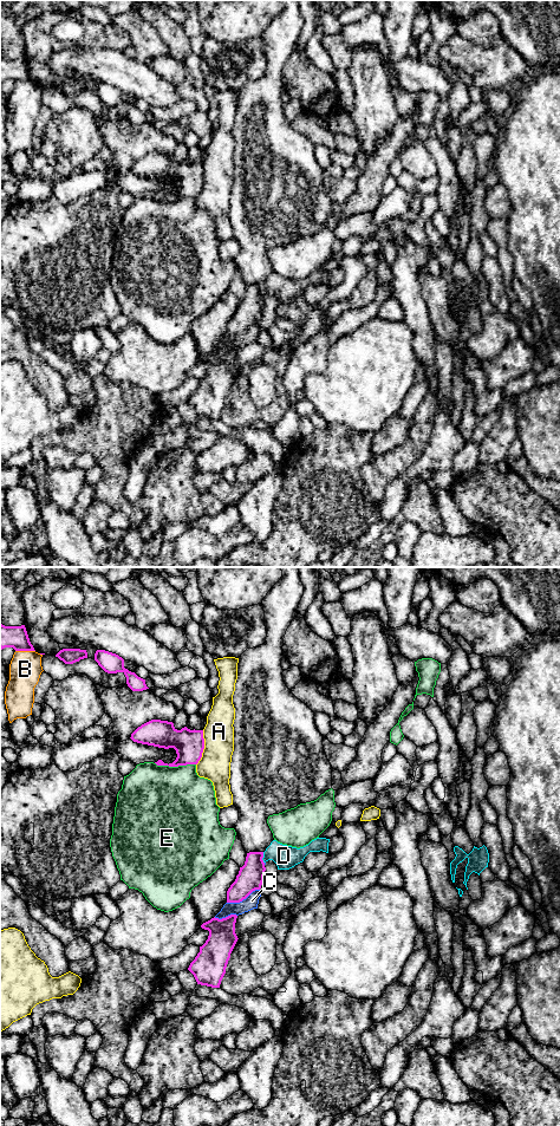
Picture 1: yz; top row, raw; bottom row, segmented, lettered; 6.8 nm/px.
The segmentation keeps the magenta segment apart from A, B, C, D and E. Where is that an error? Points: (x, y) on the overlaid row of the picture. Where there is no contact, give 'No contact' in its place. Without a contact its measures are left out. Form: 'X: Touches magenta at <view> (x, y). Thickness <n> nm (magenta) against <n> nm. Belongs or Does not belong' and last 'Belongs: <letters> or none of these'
A: Touches magenta at yz (203, 748). Thickness 200 nm (magenta) against 200 nm. Does not belong
B: Touches magenta at yz (25, 650). Thickness 160 nm (magenta) against 220 nm. Does not belong
C: Touches magenta at yz (242, 899). Thickness 180 nm (magenta) against 90 nm. Does not belong
D: Touches magenta at yz (262, 857). Thickness 180 nm (magenta) against 160 nm. Does not belong
E: Touches magenta at yz (175, 766). Thickness 200 nm (magenta) against 500 nm. Does not belong
Belongs: none of these

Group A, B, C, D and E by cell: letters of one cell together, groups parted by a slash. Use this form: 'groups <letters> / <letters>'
groups A / B / C D / E

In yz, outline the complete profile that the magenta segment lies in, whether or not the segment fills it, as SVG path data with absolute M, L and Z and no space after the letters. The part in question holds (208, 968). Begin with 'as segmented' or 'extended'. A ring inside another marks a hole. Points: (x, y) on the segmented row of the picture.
as segmented; M236 915L222 919L214 917L201 925L209 931L209 936L188 968L197 984L220 988L230 953L239 939L235 933L236 918Z

